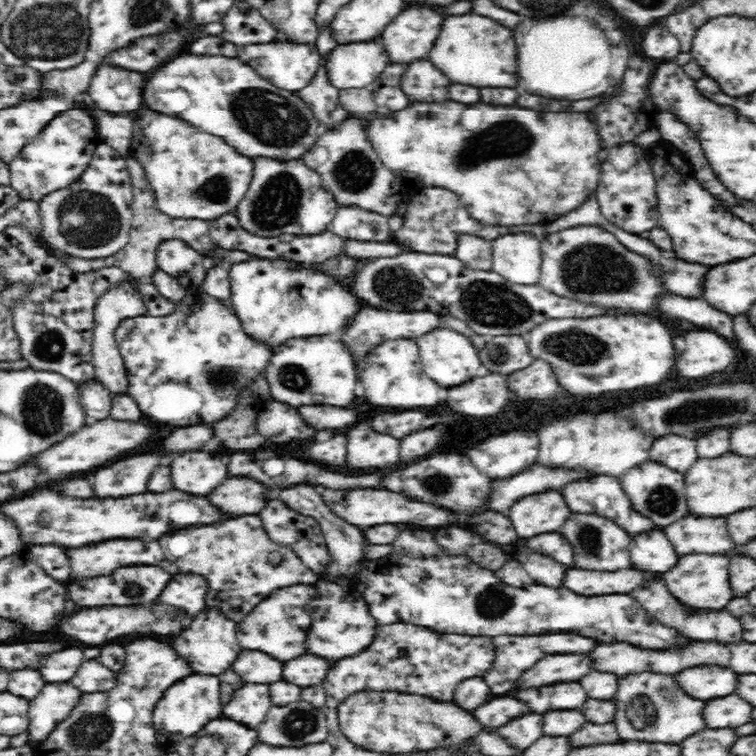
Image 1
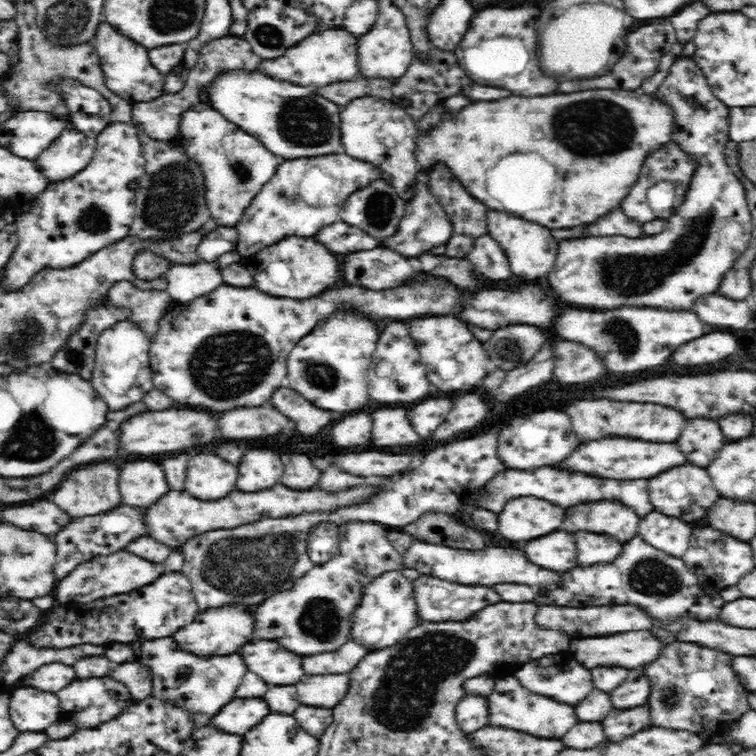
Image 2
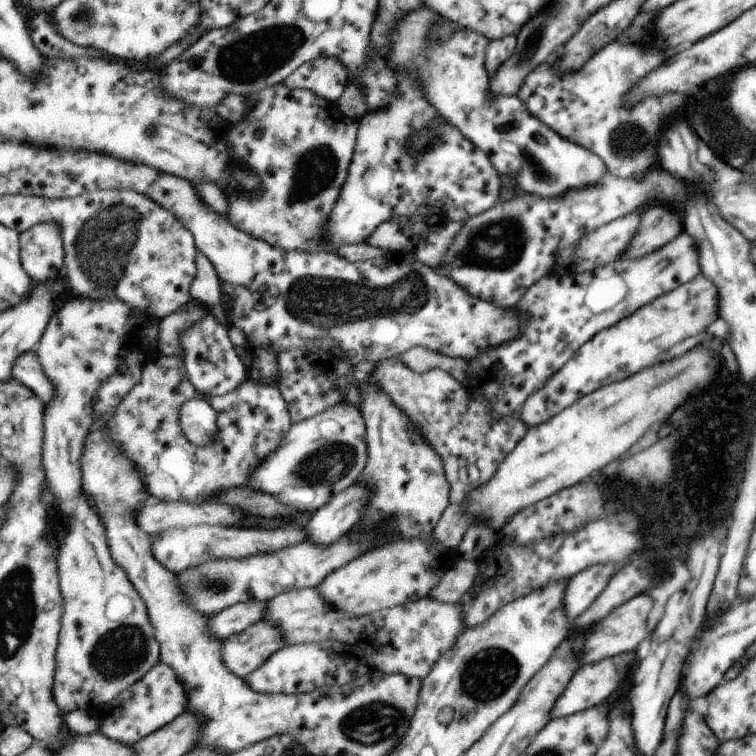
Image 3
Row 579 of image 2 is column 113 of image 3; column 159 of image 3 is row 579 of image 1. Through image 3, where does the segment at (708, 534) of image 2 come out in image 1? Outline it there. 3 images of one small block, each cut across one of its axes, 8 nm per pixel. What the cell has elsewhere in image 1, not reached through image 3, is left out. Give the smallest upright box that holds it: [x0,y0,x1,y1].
[662,554,732,608]

